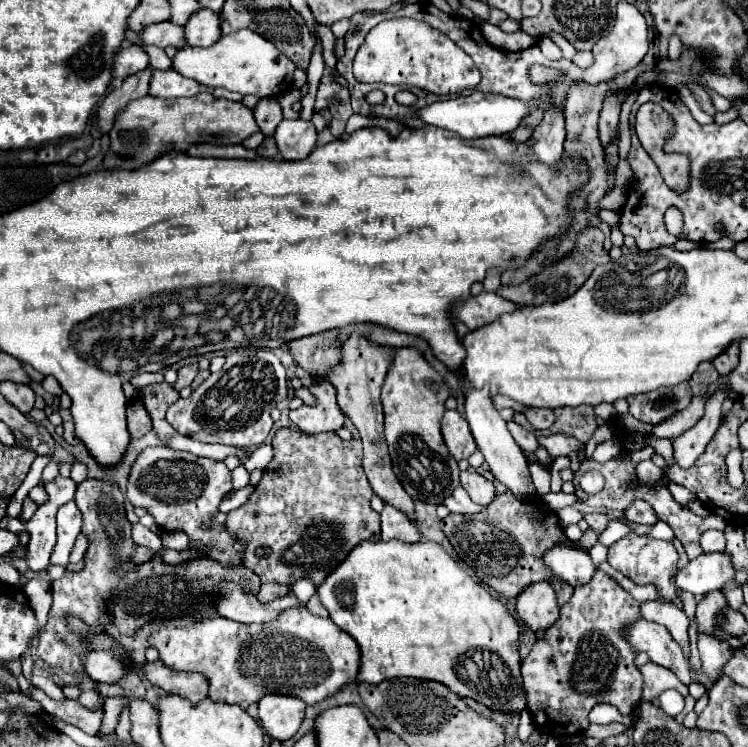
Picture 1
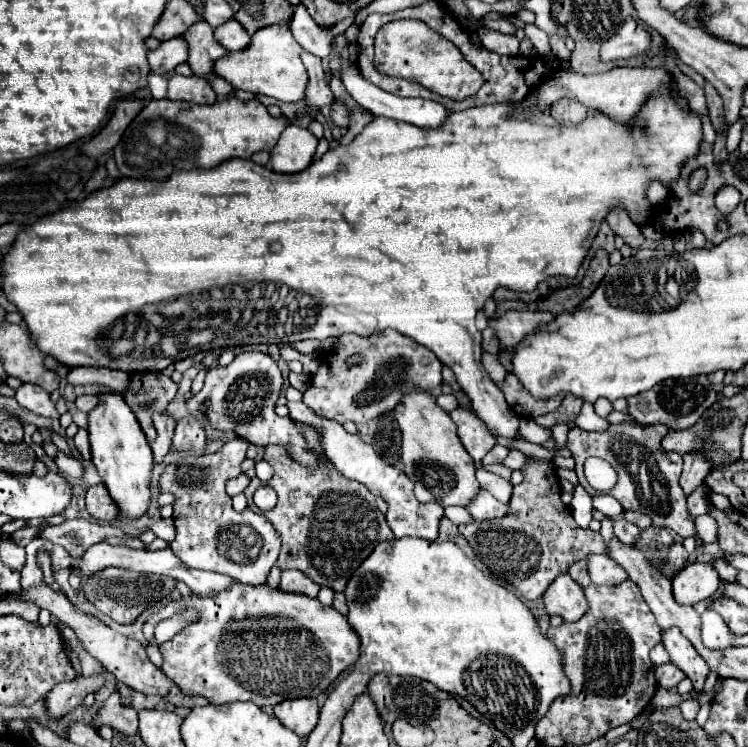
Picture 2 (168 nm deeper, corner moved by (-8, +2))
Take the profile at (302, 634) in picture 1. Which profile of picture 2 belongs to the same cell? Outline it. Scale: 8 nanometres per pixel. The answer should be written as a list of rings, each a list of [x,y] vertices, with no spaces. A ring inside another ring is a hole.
[[[266,583],[264,585],[258,585],[258,587],[252,587],[252,585],[234,585],[232,589],[226,589],[224,593],[218,593],[216,597],[200,597],[200,595],[192,595],[190,599],[182,599],[182,601],[174,601],[170,605],[166,605],[164,609],[160,609],[158,613],[150,615],[148,621],[144,623],[144,637],[146,639],[154,639],[154,627],[162,621],[162,619],[168,619],[172,617],[172,613],[182,613],[186,611],[188,607],[196,609],[198,611],[198,621],[194,623],[188,623],[180,633],[176,633],[170,641],[166,643],[160,643],[158,649],[164,657],[164,663],[162,663],[162,669],[164,673],[168,673],[168,677],[172,677],[172,681],[176,681],[176,685],[180,685],[180,689],[184,693],[192,693],[192,695],[204,695],[210,703],[232,703],[232,701],[252,701],[256,703],[258,707],[266,707],[266,705],[278,705],[280,701],[286,701],[286,699],[298,699],[298,697],[318,697],[322,691],[326,691],[326,687],[348,667],[352,667],[360,655],[360,637],[356,635],[356,631],[352,629],[352,625],[348,623],[348,619],[344,615],[340,615],[336,609],[332,607],[326,607],[326,605],[320,605],[320,601],[316,599],[310,599],[306,595],[296,595],[296,593],[280,593],[278,589],[270,589]]]

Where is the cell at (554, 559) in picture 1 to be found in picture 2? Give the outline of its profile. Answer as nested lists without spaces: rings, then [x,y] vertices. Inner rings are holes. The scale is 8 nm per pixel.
[[[588,555],[588,575],[594,585],[618,585],[628,579],[622,565],[612,561],[606,555]]]

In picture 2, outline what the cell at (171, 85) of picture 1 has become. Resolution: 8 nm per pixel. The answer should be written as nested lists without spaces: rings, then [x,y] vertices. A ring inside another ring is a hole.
[[[172,73],[168,77],[168,99],[180,99],[180,101],[184,99],[192,103],[212,103],[216,101],[216,93],[208,85],[208,81],[202,77],[196,77],[196,75],[186,77],[186,75]]]

